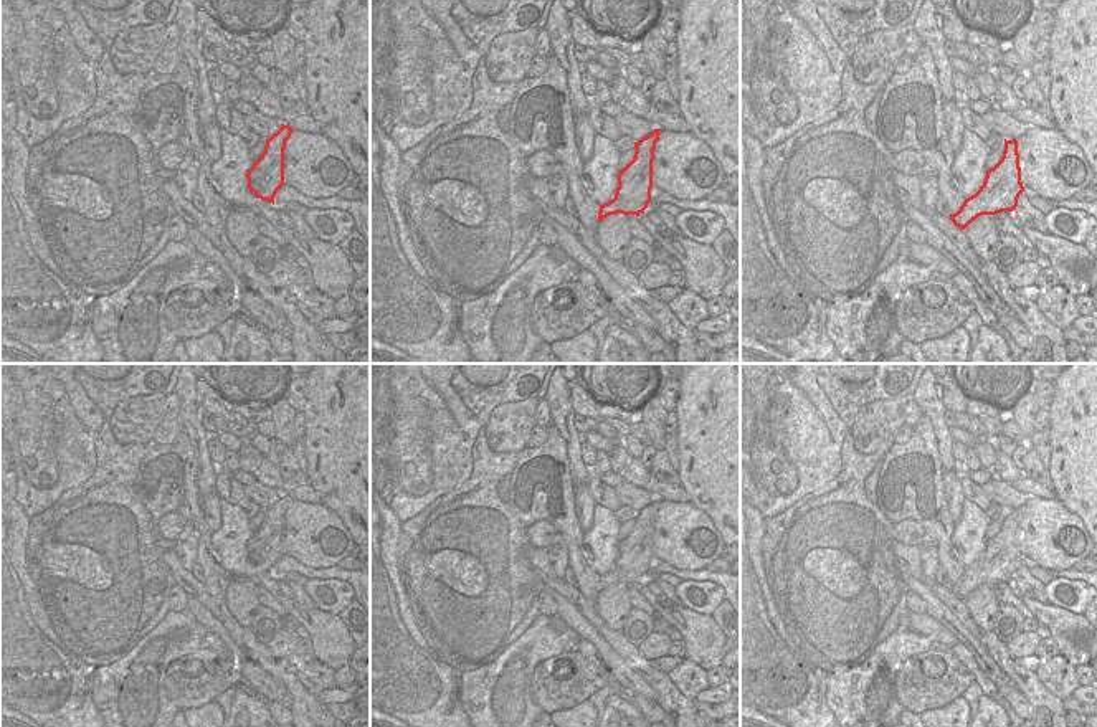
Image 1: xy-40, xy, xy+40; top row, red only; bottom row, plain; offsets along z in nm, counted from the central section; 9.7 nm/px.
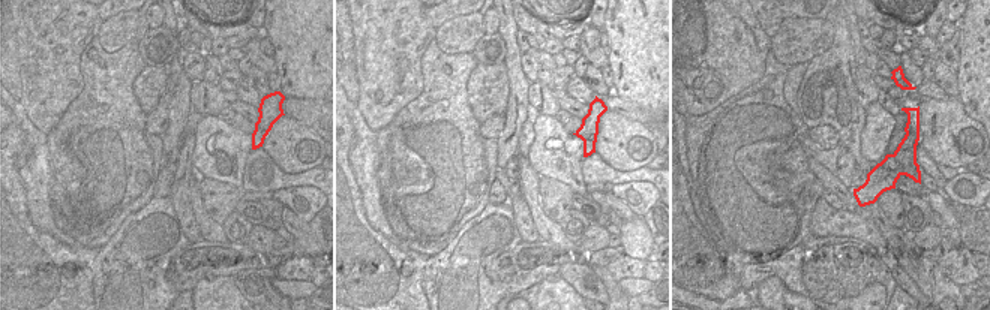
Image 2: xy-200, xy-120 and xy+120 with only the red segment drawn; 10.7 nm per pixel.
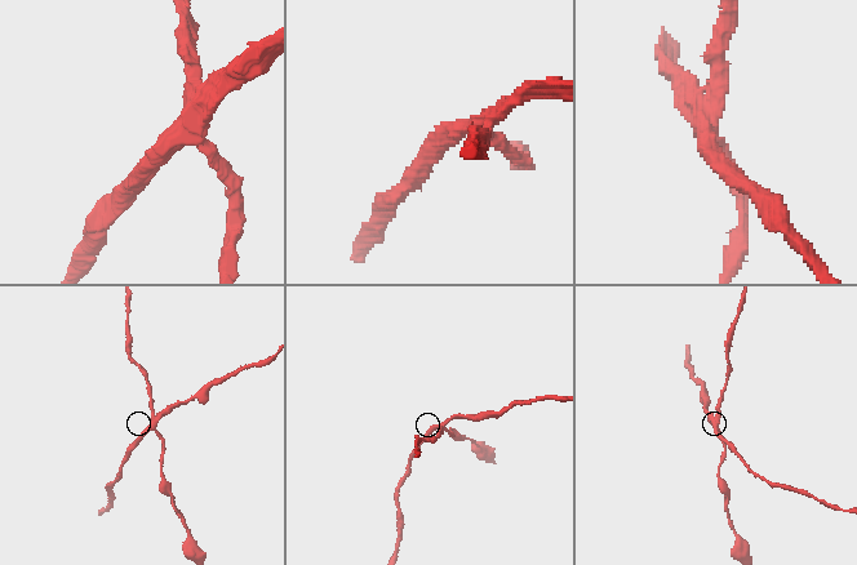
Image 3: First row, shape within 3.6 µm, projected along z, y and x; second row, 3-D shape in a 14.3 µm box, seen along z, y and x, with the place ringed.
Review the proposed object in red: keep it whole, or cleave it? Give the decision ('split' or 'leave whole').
split

